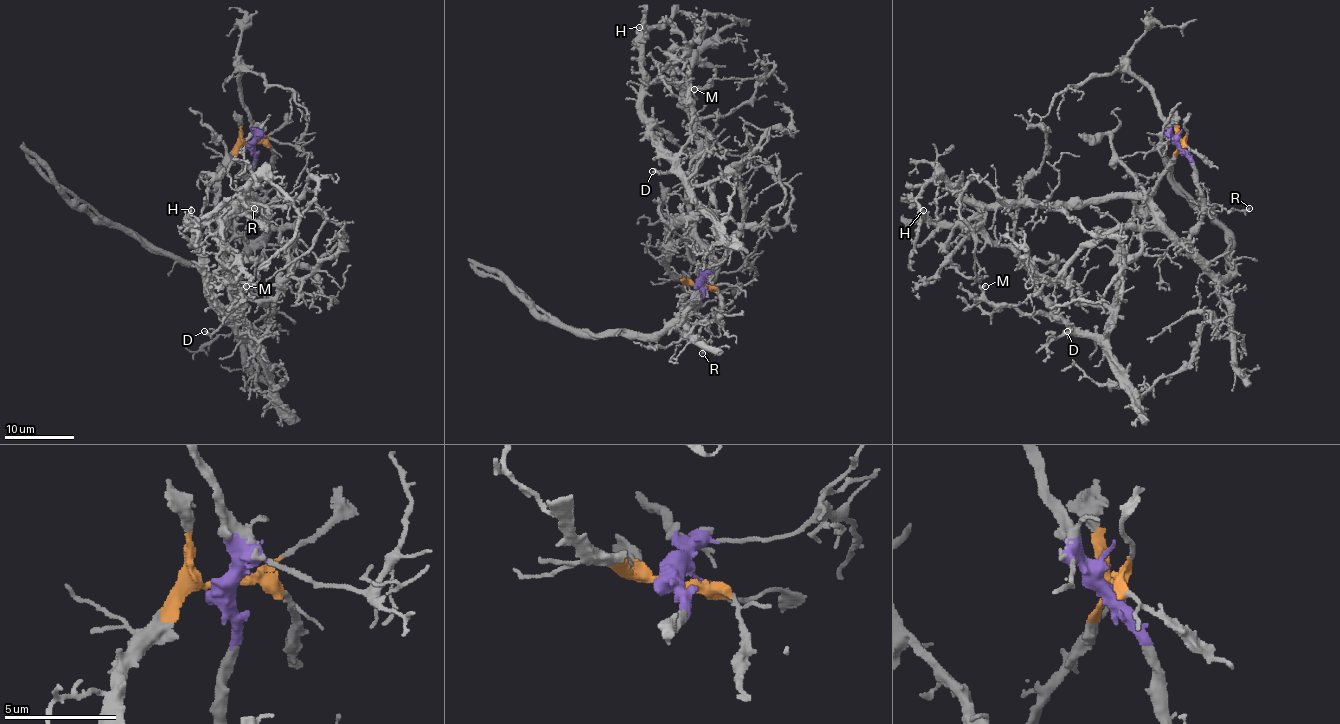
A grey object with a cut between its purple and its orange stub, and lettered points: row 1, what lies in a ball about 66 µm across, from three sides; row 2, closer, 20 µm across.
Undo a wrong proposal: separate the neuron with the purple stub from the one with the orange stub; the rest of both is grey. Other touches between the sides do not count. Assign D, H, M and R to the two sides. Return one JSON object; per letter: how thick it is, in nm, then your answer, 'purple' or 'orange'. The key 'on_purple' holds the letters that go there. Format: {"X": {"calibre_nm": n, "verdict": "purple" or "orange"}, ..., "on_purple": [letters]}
{"D": {"calibre_nm": 200, "verdict": "orange"}, "H": {"calibre_nm": 150, "verdict": "orange"}, "M": {"calibre_nm": 240, "verdict": "orange"}, "R": {"calibre_nm": 130, "verdict": "purple"}, "on_purple": ["R"]}

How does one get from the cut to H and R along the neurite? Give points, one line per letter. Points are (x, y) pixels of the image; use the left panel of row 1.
H: (250, 143), (220, 171), (217, 216), (227, 294), (252, 334), (241, 334), (215, 297), (194, 247), (191, 209)
R: (250, 143), (253, 154), (252, 199), (248, 207), (260, 204), (262, 211), (253, 207)

